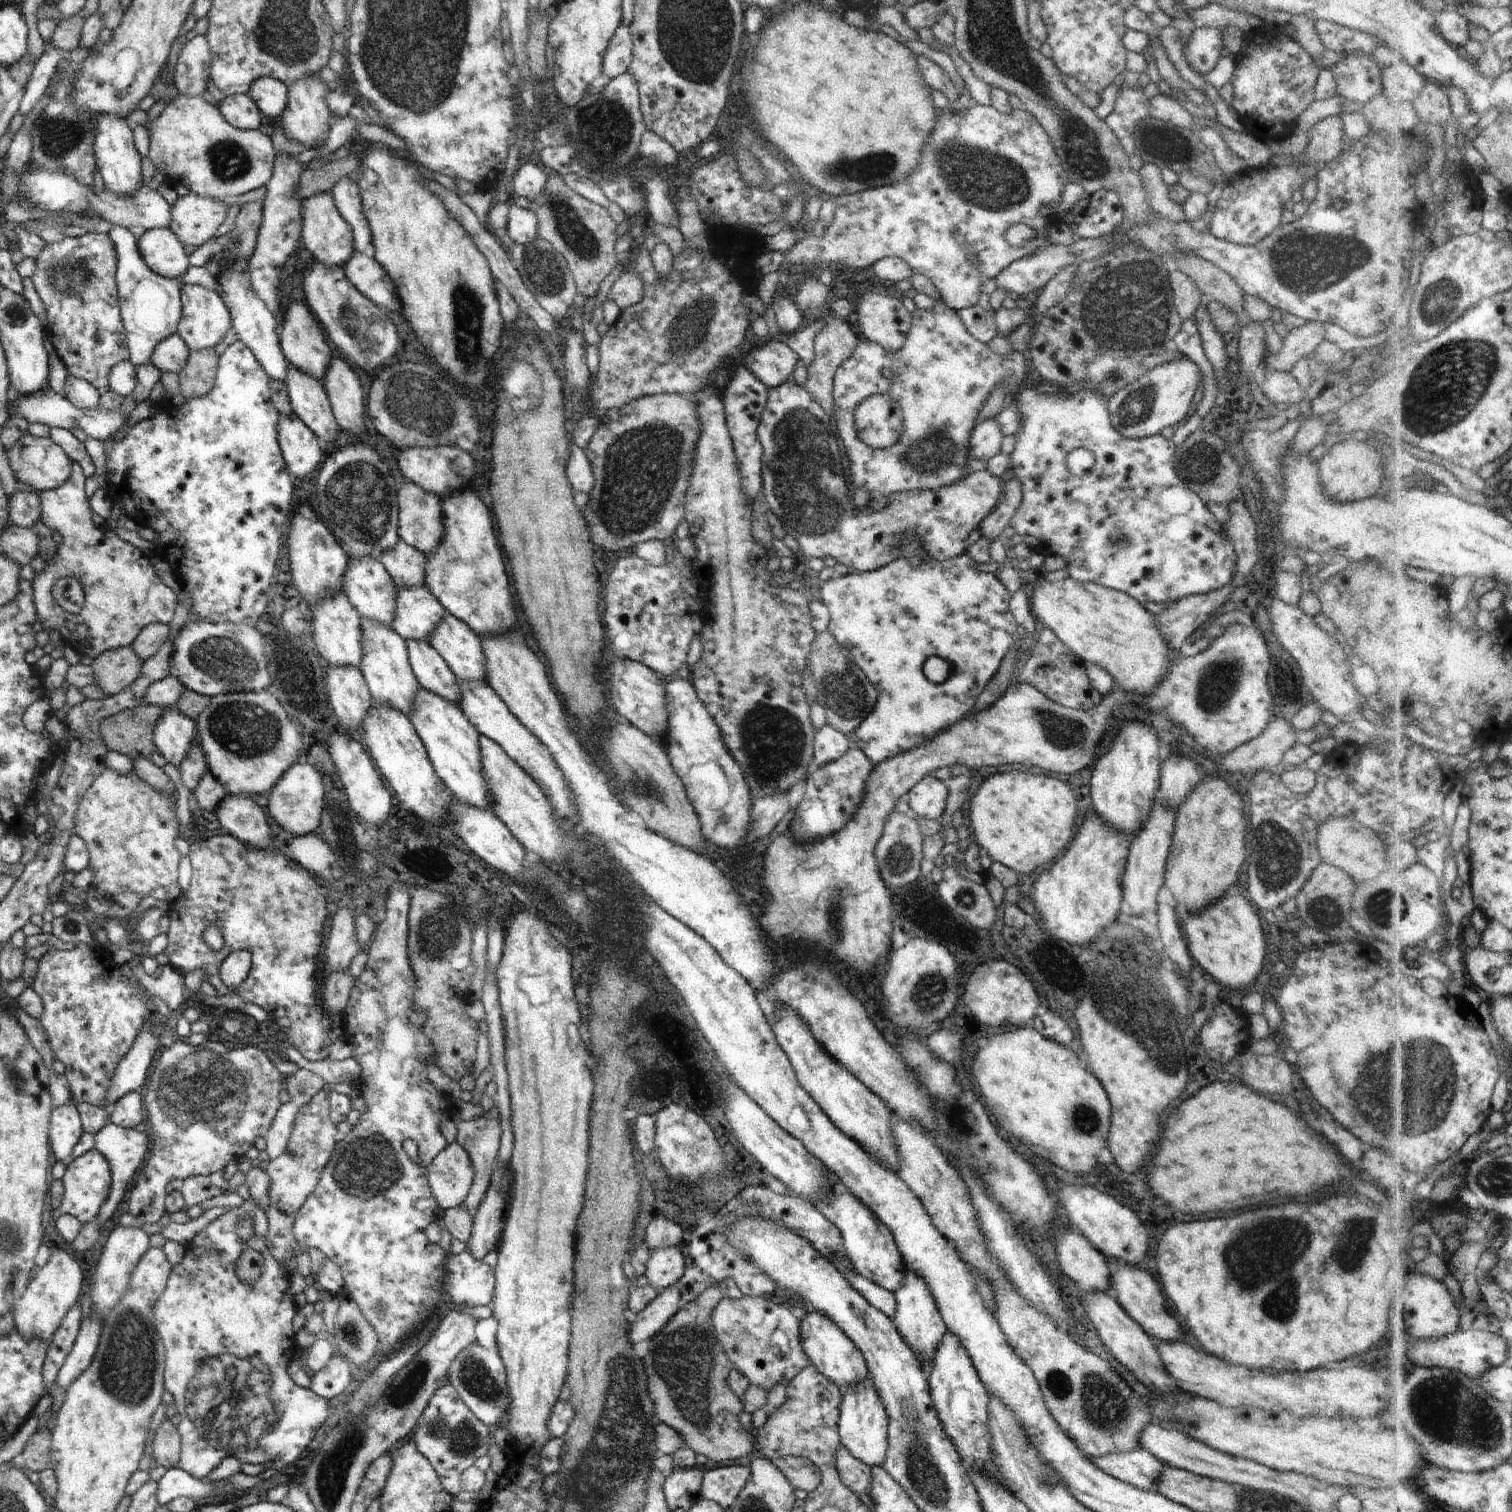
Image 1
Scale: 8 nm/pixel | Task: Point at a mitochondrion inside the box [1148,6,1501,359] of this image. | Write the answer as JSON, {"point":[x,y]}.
{"point":[1305,263]}

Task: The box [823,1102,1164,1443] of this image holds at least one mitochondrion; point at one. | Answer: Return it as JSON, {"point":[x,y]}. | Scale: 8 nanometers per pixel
{"point":[1105,1410]}

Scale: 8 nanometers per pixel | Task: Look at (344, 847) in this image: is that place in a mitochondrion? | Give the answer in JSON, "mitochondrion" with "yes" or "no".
{"mitochondrion":"no"}

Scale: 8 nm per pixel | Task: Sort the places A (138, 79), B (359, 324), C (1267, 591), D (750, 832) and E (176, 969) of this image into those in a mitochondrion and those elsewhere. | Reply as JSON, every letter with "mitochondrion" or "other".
{"A":"other","B":"mitochondrion","C":"other","D":"other","E":"other"}

